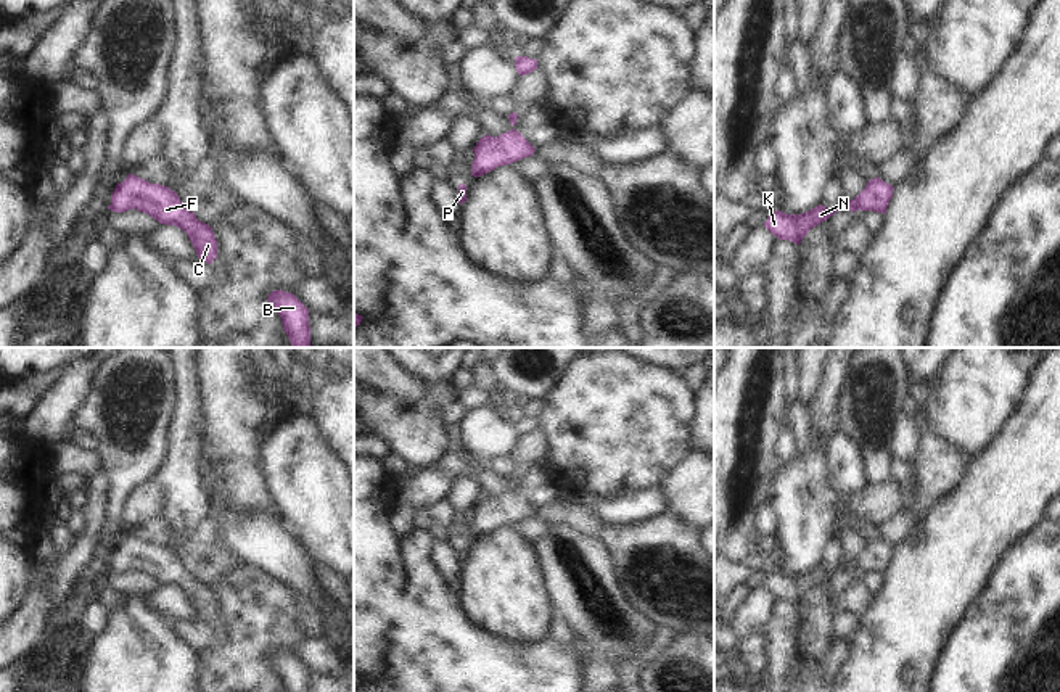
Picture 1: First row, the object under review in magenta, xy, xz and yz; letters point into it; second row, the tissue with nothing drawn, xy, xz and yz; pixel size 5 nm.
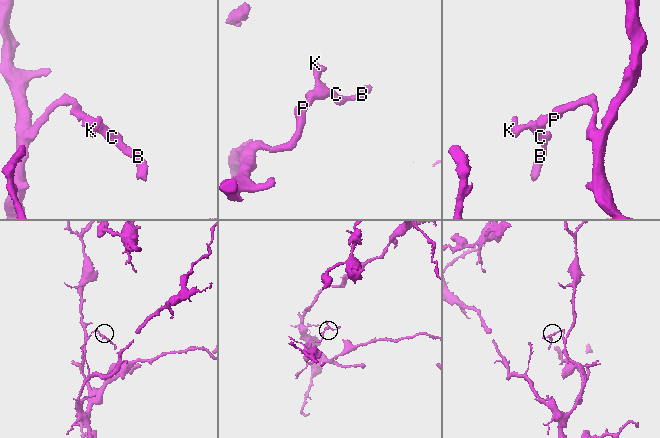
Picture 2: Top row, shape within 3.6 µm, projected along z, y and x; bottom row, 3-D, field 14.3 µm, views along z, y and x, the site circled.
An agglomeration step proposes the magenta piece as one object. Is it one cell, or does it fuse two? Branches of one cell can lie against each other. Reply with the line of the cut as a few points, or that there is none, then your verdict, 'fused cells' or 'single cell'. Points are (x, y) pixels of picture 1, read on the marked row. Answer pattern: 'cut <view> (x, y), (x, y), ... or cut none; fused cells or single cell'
cut none; single cell

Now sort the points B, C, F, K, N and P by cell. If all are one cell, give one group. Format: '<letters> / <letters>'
B C F K N P

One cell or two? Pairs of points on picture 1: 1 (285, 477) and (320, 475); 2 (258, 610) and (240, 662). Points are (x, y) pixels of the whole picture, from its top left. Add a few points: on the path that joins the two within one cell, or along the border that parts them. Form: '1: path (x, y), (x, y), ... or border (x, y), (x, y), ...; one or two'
1: path (293, 477), (312, 477); one
2: path (251, 623), (240, 649); one

